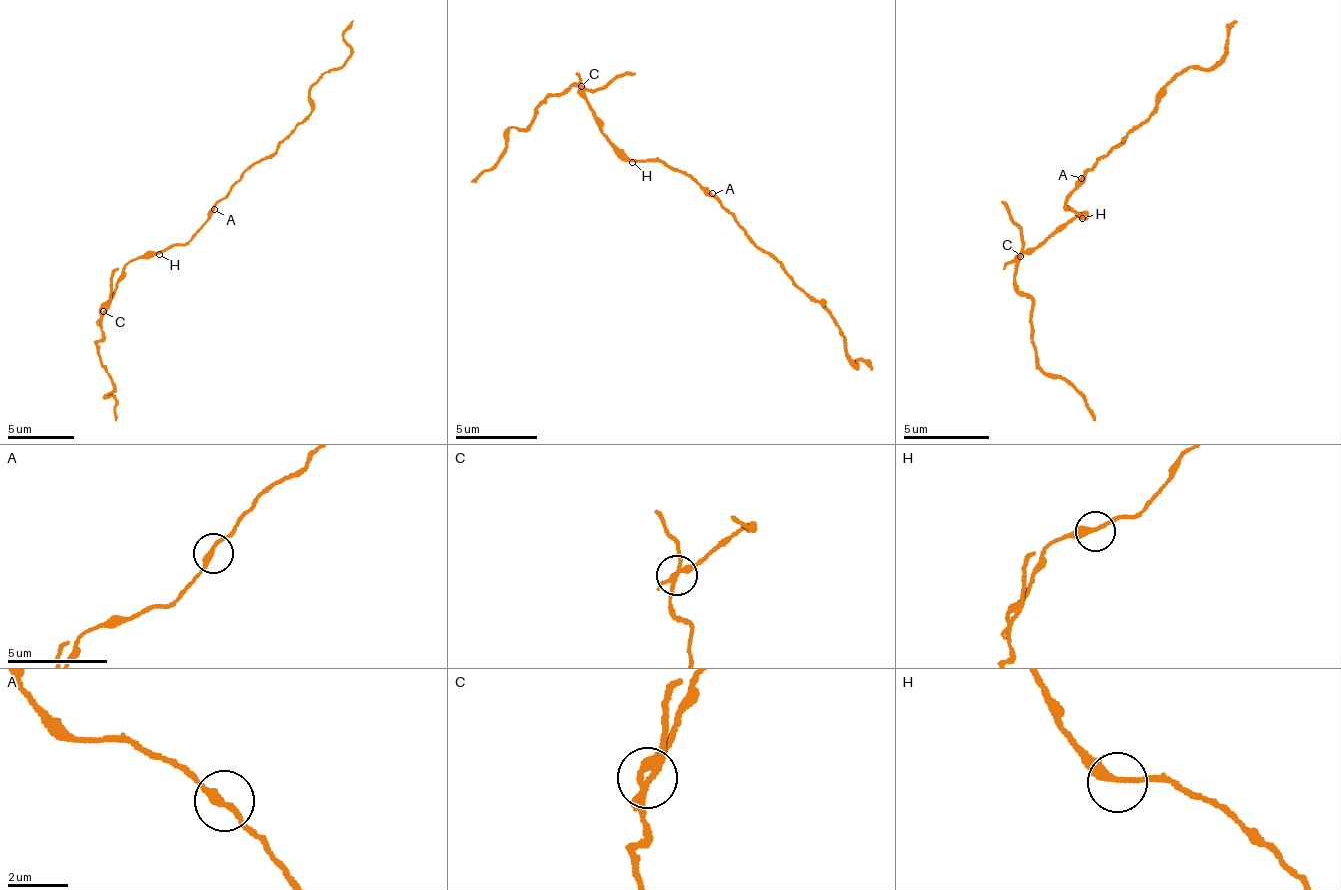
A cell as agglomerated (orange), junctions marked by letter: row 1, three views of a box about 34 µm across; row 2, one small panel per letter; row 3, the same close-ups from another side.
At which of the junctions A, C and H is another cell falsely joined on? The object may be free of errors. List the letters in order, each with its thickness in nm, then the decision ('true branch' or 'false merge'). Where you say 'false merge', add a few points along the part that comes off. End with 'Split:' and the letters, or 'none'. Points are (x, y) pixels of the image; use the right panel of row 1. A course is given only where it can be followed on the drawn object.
A: calibre 240 nm; true branch
C: calibre 240 nm; false merge; course (1021, 257), (1012, 282), (1032, 301), (1032, 342), (1038, 371), (1061, 376), (1093, 420)
H: calibre 260 nm; true branch
Split: C

